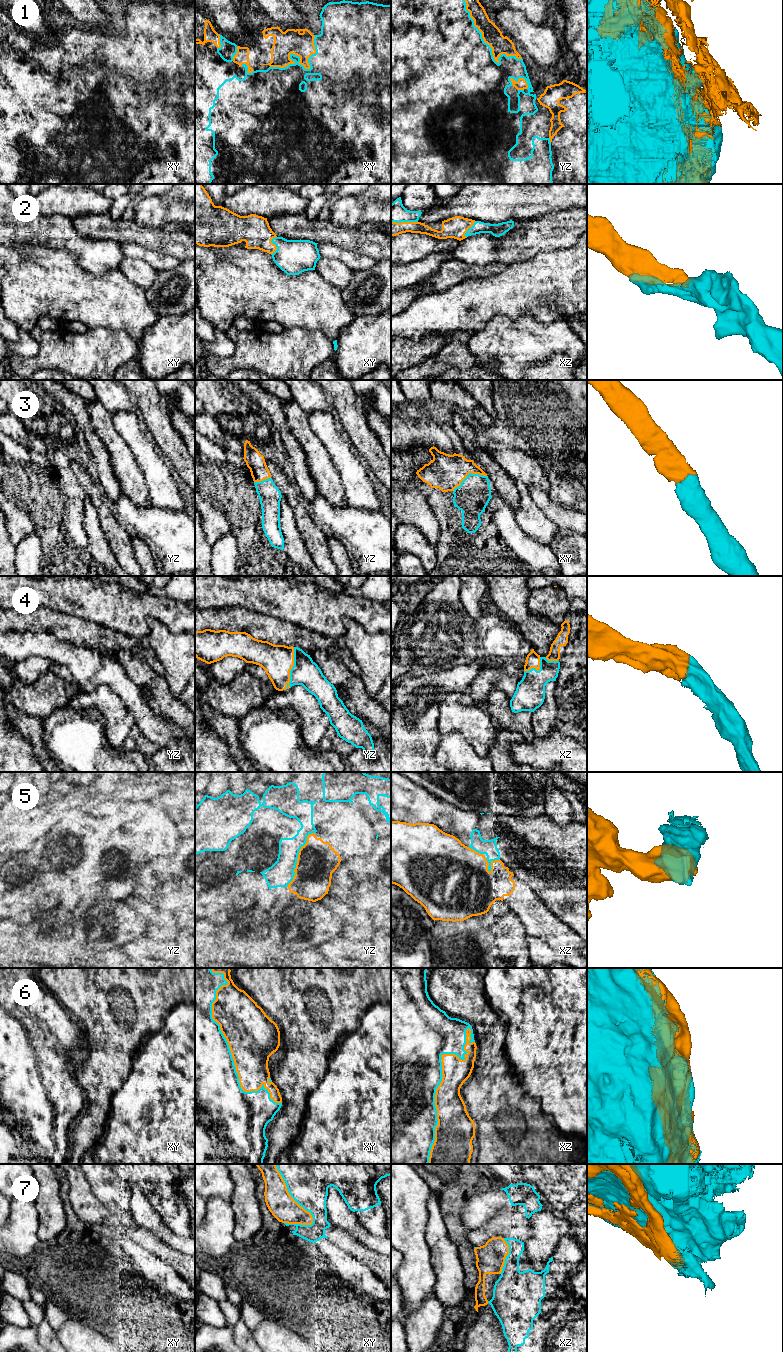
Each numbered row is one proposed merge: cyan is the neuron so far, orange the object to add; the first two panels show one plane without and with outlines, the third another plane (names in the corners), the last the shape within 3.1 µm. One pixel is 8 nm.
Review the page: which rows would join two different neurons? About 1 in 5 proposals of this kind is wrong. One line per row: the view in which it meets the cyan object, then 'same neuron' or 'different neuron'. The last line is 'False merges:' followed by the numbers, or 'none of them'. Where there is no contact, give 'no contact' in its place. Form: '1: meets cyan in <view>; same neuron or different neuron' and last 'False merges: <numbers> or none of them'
1: meets cyan in yz; different neuron
2: meets cyan in xy; same neuron
3: meets cyan in xy; same neuron
4: meets cyan in yz; same neuron
5: meets cyan in yz; different neuron
6: meets cyan in xz; same neuron
7: meets cyan in xy; different neuron
False merges: 1, 5, 7

